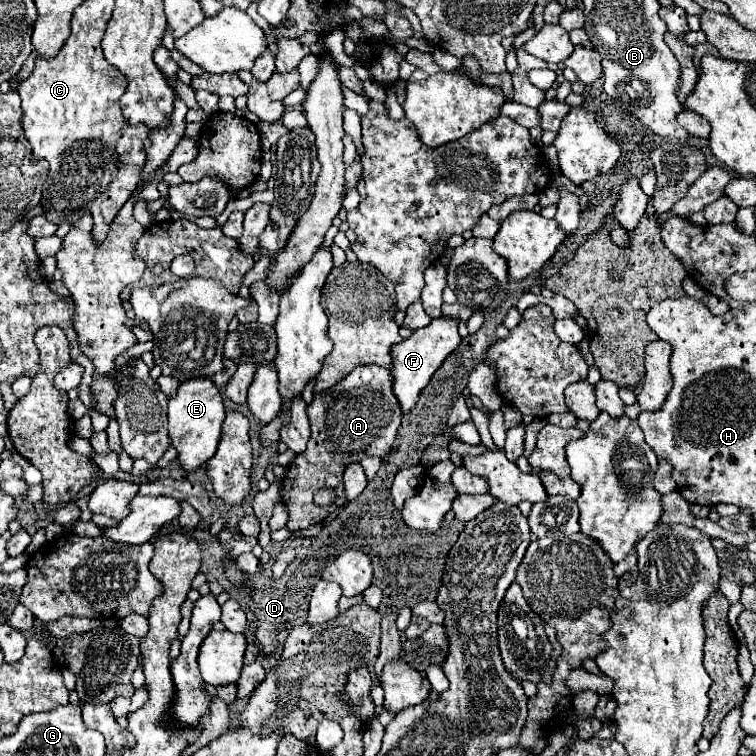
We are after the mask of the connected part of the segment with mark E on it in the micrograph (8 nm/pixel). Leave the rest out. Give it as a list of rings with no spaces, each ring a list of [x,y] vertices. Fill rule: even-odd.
[[[209,377],[187,379],[185,383],[181,383],[177,395],[169,399],[167,417],[171,443],[179,451],[179,461],[185,471],[195,471],[215,455],[221,437],[221,423],[225,421],[225,407],[217,385]]]

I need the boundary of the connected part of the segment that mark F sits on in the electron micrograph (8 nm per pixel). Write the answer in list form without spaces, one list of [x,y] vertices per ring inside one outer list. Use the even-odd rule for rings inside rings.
[[[443,315],[439,319],[433,319],[427,327],[417,329],[409,339],[405,339],[393,347],[393,351],[391,351],[393,393],[399,399],[403,413],[409,413],[417,405],[417,399],[419,399],[419,393],[423,391],[423,387],[429,383],[429,379],[441,367],[441,363],[447,359],[447,355],[457,349],[459,343],[461,343],[461,337],[457,333],[457,319],[449,319]]]

